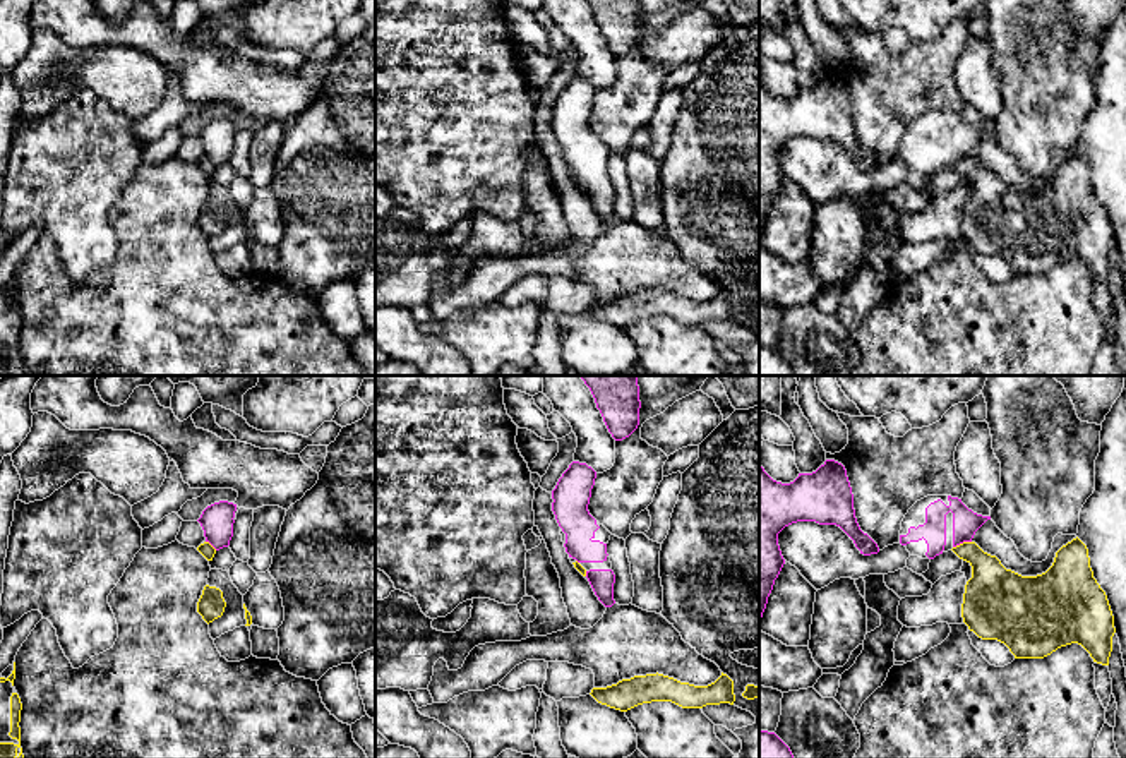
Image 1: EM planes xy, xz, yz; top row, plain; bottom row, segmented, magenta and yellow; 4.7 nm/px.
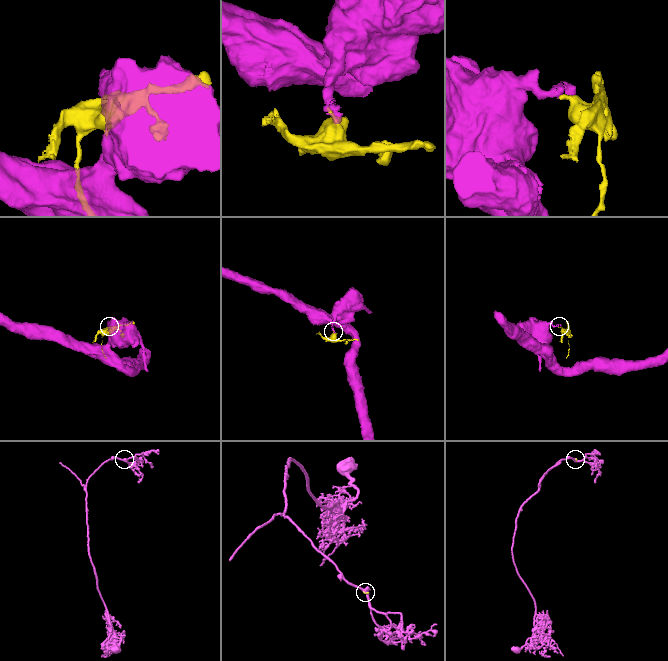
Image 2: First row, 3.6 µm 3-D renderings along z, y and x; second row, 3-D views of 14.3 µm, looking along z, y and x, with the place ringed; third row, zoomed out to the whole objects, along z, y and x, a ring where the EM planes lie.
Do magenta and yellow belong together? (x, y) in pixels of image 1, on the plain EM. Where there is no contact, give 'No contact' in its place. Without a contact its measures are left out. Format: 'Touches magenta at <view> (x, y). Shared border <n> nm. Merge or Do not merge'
Touches magenta at yz (962, 158). Shared border 90 nm. Do not merge

